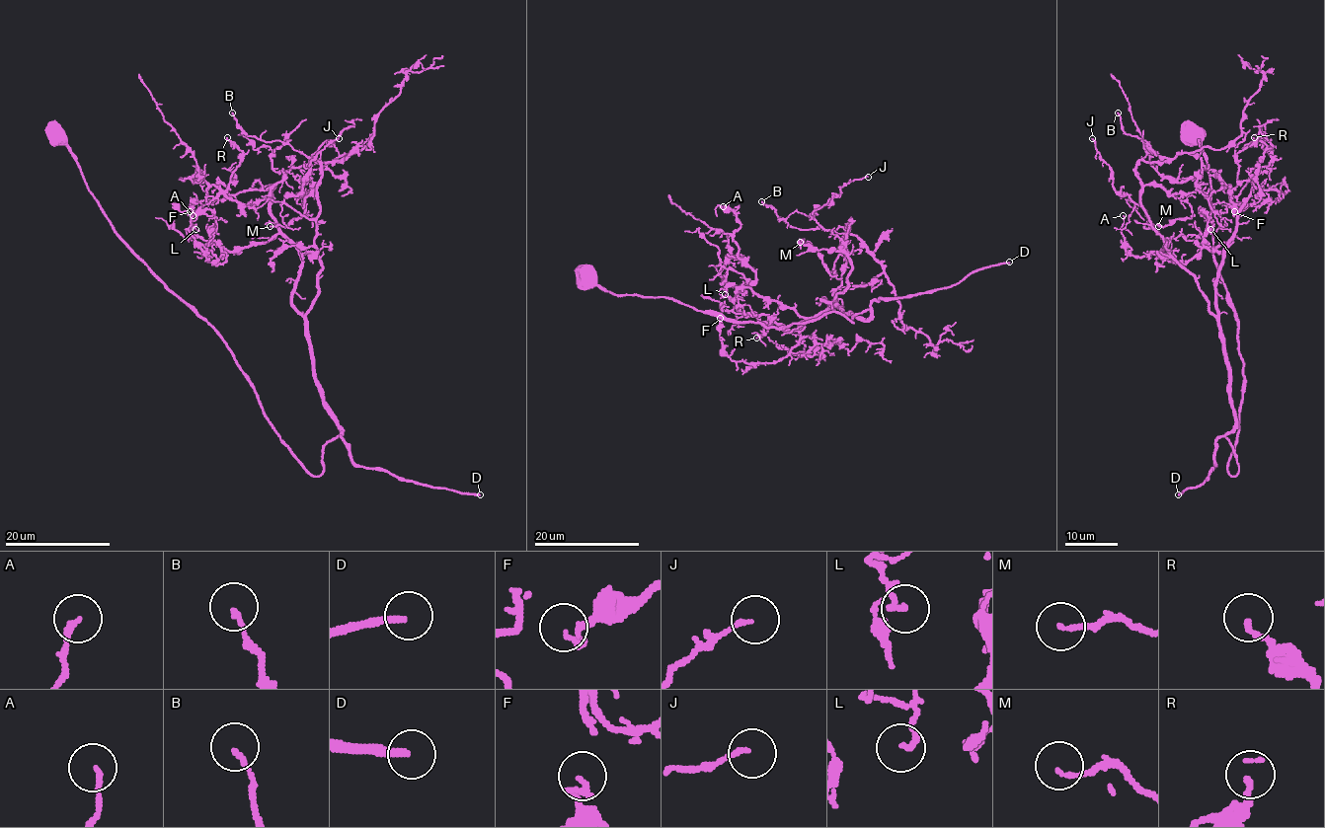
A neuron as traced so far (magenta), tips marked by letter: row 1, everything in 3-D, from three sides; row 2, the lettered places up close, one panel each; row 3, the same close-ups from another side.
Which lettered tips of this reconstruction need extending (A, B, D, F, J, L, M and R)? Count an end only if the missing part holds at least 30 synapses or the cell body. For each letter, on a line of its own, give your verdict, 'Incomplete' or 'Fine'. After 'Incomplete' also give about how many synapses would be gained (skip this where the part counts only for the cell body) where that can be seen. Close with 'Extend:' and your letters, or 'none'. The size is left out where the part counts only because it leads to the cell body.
A: Fine
B: Fine
D: Incomplete. Roughly 150 synapses
F: Fine
J: Fine
L: Fine
M: Fine
R: Fine
Extend: D

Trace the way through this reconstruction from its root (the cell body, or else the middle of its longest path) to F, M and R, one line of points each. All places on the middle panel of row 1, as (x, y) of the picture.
F: (588, 278), (764, 328), (871, 312), (822, 300), (831, 306), (771, 362), (733, 361), (720, 318)
M: (588, 278), (764, 328), (868, 320), (835, 300), (849, 228), (833, 276), (800, 242)
R: (588, 278), (764, 328), (871, 312), (822, 300), (831, 306), (797, 330), (755, 314), (772, 322), (756, 338)

